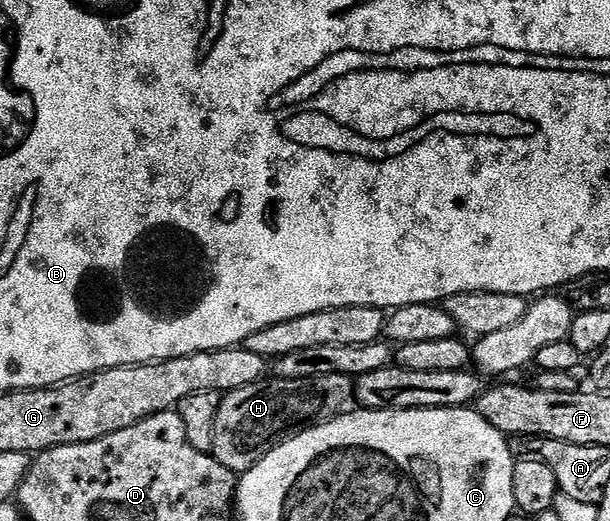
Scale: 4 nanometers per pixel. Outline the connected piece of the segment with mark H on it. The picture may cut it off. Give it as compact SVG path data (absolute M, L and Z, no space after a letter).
M318 374L318 378L293 380L265 378L223 393L218 419L214 421L214 446L210 455L231 472L243 474L282 442L357 408L356 381L350 376Z

